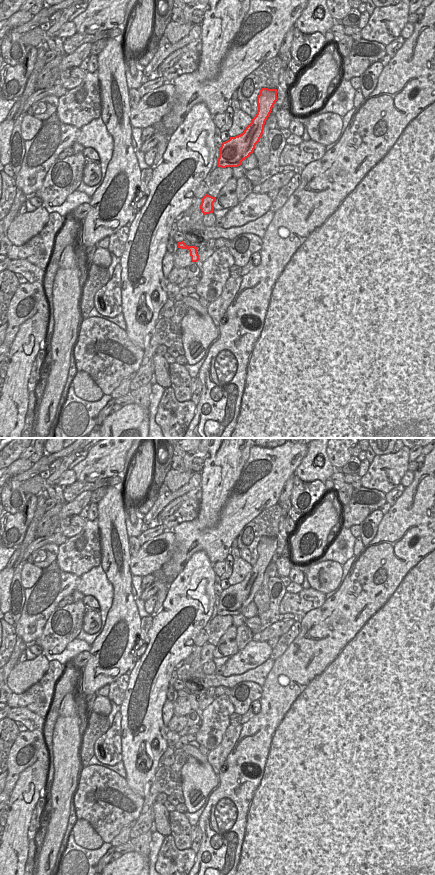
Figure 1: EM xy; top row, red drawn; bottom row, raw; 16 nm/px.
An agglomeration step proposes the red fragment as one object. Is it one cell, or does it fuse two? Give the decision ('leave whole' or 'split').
leave whole

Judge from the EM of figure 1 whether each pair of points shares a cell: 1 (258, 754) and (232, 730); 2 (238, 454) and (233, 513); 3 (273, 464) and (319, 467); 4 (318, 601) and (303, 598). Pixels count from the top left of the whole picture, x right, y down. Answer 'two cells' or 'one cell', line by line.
1: two cells
2: two cells
3: two cells
4: one cell

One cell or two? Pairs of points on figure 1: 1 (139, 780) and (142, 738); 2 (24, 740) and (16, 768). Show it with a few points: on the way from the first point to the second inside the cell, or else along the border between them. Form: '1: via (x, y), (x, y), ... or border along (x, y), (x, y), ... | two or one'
1: via (134, 770), (134, 751), (136, 748) | one
2: via (22, 747), (21, 762) | one

